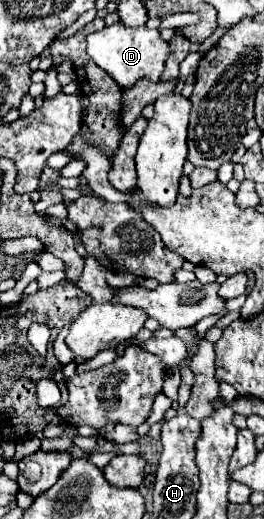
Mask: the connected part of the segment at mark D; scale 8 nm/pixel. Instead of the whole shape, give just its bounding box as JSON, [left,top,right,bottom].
[88,22,170,88]

